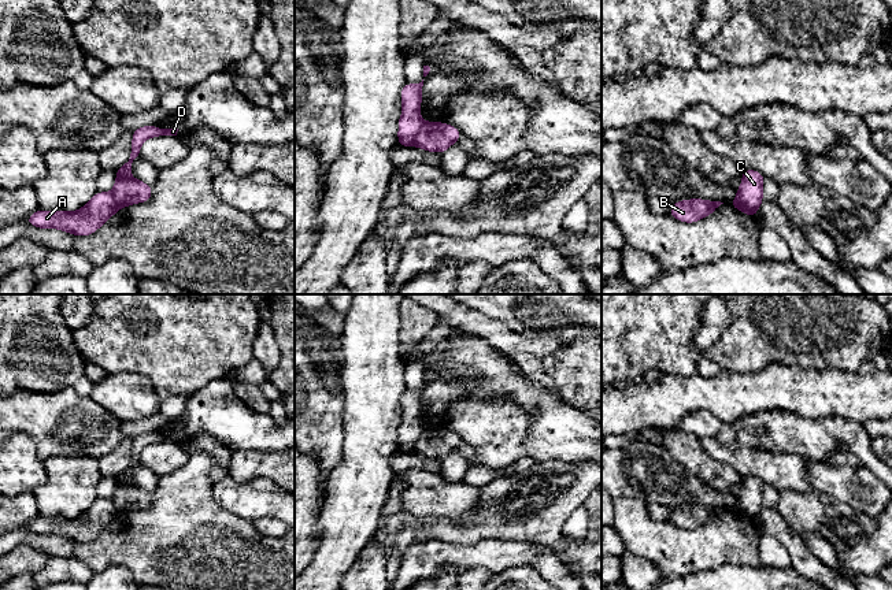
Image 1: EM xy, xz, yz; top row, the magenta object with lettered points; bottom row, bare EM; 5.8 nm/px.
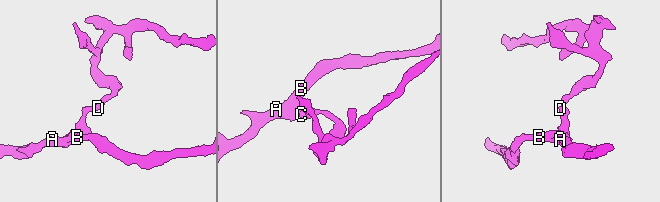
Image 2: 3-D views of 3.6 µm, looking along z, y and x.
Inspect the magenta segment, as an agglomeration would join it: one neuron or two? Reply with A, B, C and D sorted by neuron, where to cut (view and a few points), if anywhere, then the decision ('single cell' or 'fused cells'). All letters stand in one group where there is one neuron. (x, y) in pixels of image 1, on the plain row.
A B / C D; cut in yz along (737, 503), (751, 519), (755, 519); fused cells

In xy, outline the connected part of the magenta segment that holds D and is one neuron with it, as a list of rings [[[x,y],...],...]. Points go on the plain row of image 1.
[[[143,433],[133,438],[132,460],[129,467],[115,478],[116,489],[111,498],[118,515],[125,515],[134,509],[145,509],[152,502],[152,493],[130,483],[132,470],[140,464],[141,450],[151,444],[177,442],[178,435],[159,435]]]

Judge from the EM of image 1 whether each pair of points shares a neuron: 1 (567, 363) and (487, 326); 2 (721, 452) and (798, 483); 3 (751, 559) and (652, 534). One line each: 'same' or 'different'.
1: different
2: same
3: same

